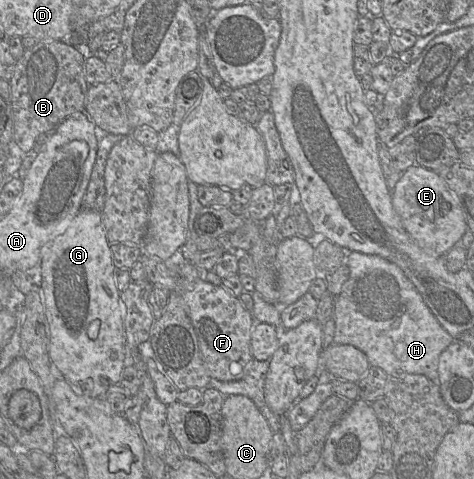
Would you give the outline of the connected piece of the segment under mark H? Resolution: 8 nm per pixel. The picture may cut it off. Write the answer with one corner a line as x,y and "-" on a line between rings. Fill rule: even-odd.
357,251
346,253
350,275
338,297
335,297
334,344
347,344
360,349
368,357
370,366
383,369
389,376
401,373
422,374
440,387
439,358
454,341
453,337
441,326
420,292
398,265
378,255

